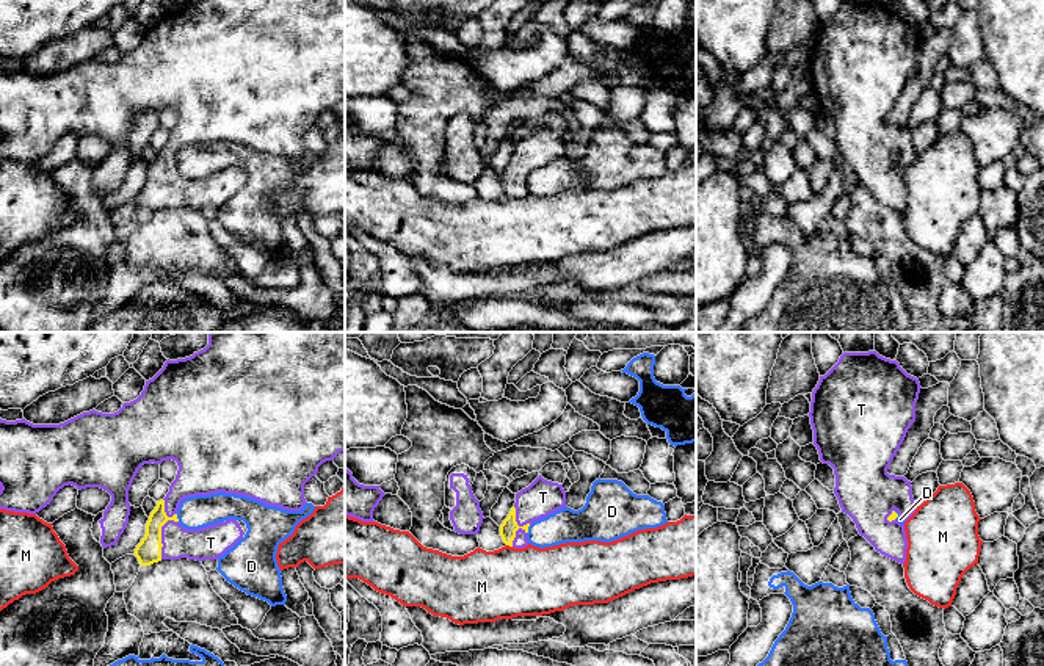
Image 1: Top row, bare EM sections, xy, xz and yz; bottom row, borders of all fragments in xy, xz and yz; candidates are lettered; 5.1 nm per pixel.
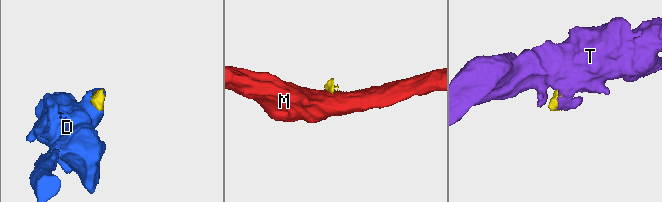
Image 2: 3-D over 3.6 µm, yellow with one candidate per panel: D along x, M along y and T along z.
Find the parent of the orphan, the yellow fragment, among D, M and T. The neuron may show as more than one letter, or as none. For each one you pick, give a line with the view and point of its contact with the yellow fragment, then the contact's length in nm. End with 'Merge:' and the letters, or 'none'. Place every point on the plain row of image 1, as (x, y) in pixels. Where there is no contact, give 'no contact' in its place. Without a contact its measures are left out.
T: meets yellow in xy at (160, 177); contact 320 nm long
Merge: T

